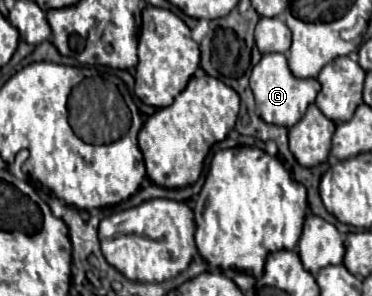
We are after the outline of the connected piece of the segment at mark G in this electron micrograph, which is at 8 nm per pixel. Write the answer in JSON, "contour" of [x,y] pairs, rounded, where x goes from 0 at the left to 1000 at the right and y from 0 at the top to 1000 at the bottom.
{"contour":[[[707,182],[702,209],[680,230],[669,277],[675,277],[675,304],[685,318],[696,392],[718,419],[745,419],[745,426],[766,426],[766,432],[782,432],[793,412],[804,412],[804,399],[815,399],[825,358],[847,345],[847,324],[863,304],[858,277],[841,264],[825,264],[825,270],[793,264],[782,250],[782,236],[772,223],[772,196],[761,182]]]}

